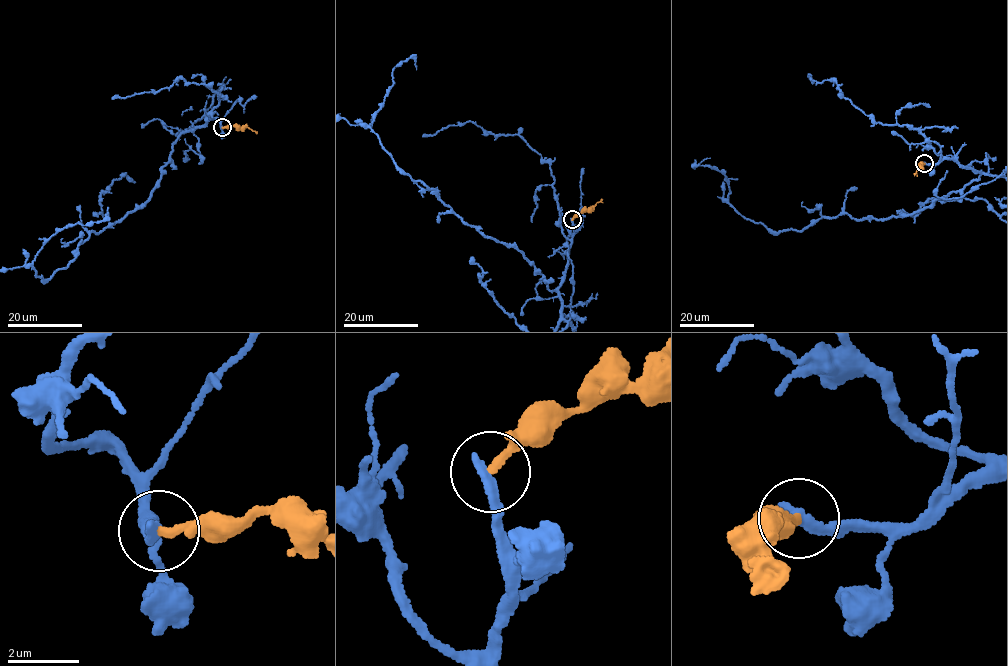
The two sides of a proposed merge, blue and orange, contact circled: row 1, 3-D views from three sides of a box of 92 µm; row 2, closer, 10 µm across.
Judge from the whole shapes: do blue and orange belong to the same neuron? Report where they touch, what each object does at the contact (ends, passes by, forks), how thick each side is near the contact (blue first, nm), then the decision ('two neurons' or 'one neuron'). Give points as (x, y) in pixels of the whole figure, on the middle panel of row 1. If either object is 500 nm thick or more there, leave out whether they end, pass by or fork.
(572, 219) | blue ends | orange ends | 360/220 nm | two neurons

